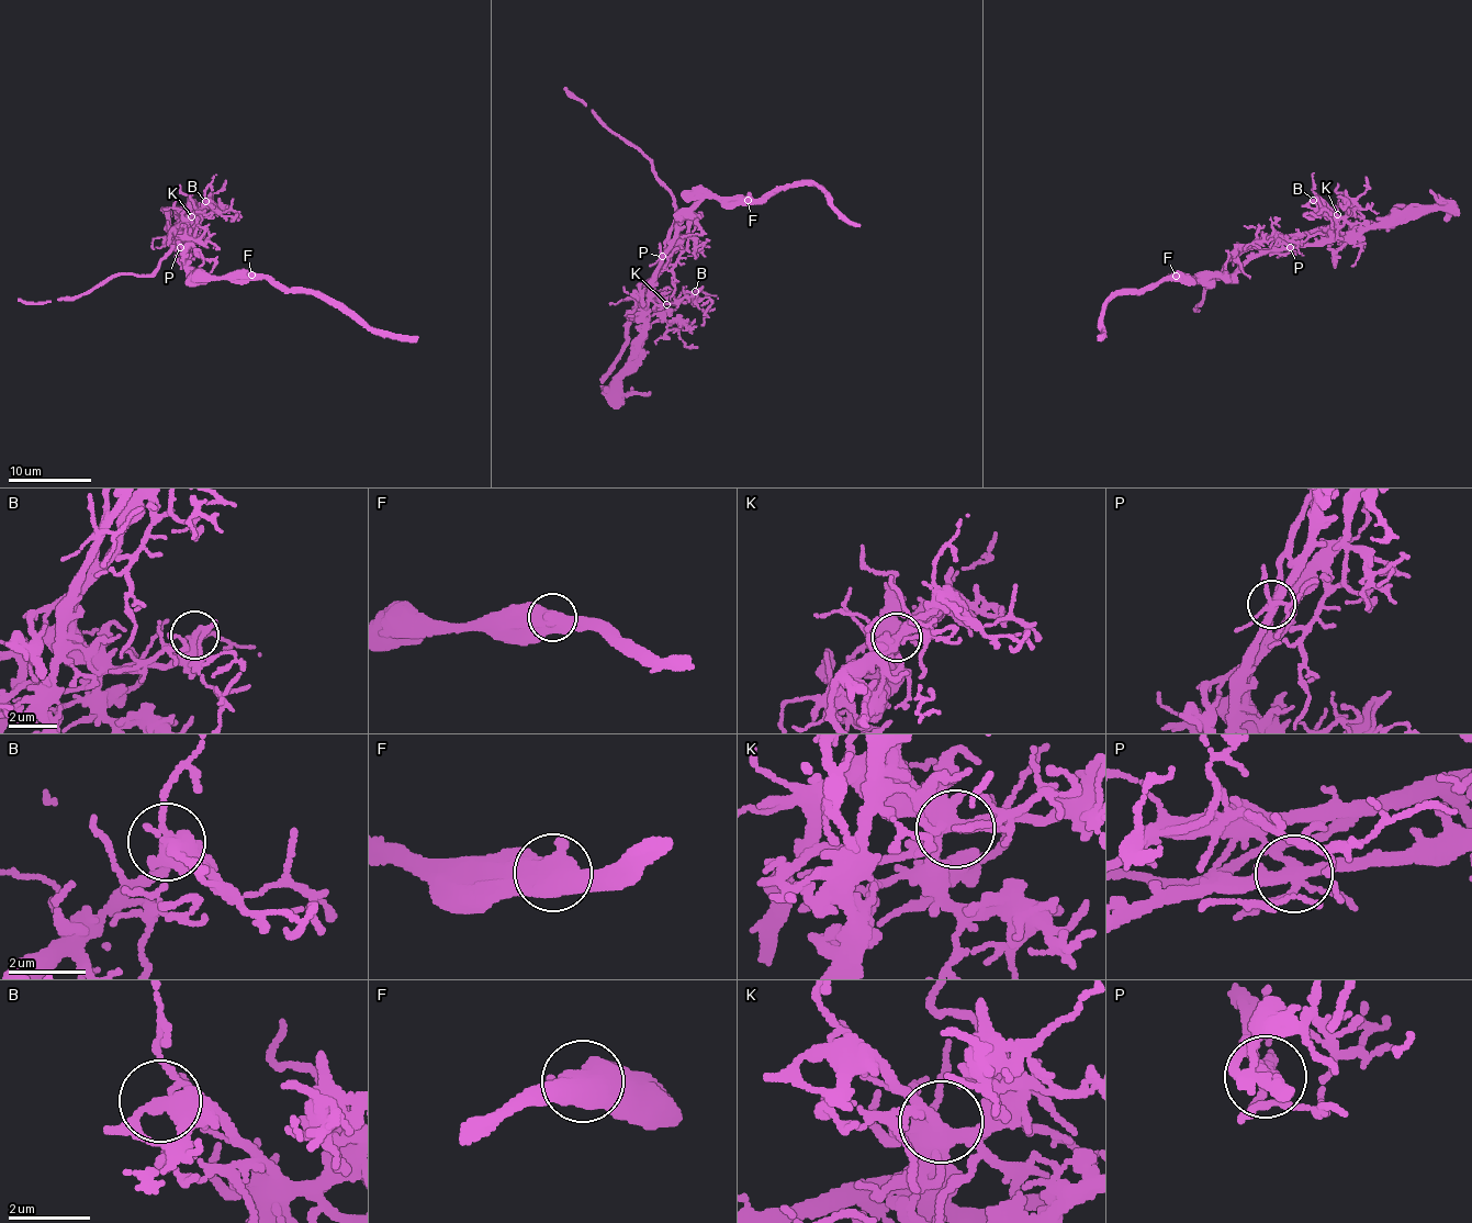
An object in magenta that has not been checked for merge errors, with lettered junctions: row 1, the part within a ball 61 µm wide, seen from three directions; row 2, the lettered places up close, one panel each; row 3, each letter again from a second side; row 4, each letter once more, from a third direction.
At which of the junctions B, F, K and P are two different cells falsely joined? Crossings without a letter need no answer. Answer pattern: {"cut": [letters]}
{"cut": ["P"]}

